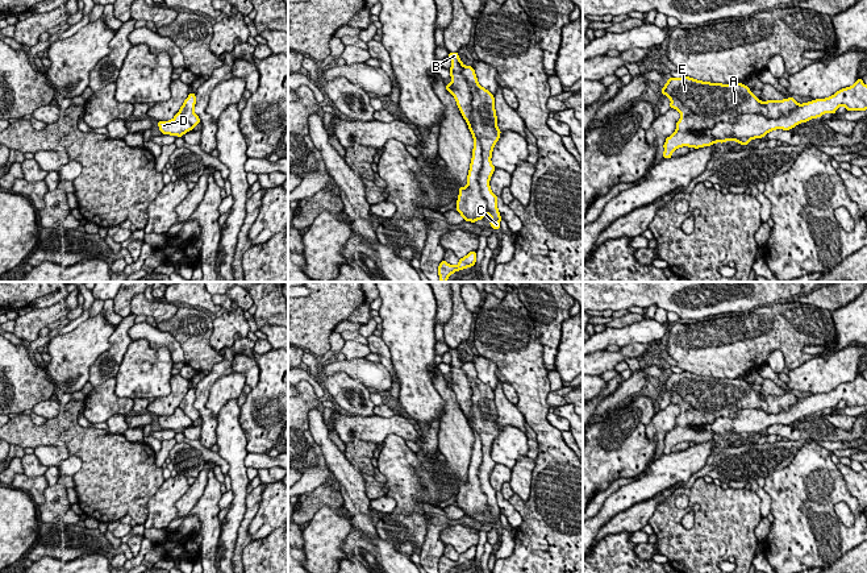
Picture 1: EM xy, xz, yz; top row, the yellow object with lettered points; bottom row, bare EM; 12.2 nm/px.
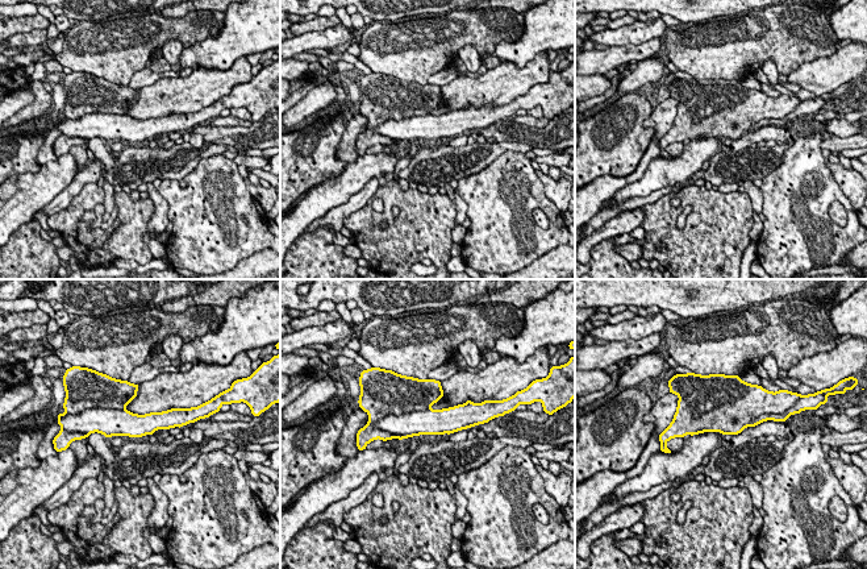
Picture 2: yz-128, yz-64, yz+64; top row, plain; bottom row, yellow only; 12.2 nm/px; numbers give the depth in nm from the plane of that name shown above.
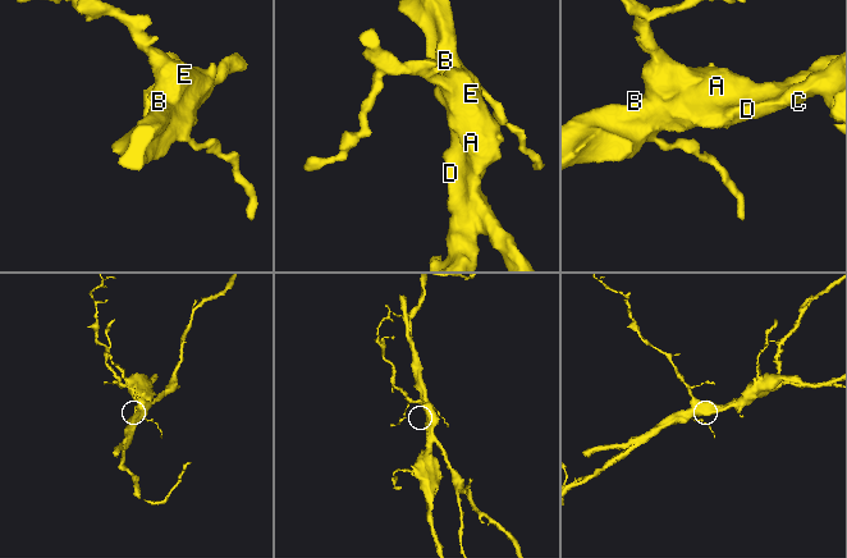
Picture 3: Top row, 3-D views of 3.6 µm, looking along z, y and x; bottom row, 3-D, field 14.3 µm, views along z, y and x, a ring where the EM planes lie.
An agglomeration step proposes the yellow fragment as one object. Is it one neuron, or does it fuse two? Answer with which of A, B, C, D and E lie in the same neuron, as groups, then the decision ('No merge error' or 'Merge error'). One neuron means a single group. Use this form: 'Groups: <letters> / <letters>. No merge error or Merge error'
Groups: A C E / B D. Merge error

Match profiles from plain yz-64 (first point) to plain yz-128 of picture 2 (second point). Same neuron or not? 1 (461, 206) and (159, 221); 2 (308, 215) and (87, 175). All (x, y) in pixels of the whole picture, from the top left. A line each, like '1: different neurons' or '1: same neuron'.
1: same neuron
2: different neurons

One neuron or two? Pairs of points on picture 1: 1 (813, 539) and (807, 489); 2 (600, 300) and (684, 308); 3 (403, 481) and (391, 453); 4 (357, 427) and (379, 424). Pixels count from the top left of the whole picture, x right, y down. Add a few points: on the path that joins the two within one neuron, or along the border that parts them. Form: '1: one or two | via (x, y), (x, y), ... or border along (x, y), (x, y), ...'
1: one | via (807, 527), (807, 501)
2: one | via (621, 295), (663, 295)
3: one | via (403, 474), (403, 469), (396, 460)
4: one | via (362, 427), (374, 427)

